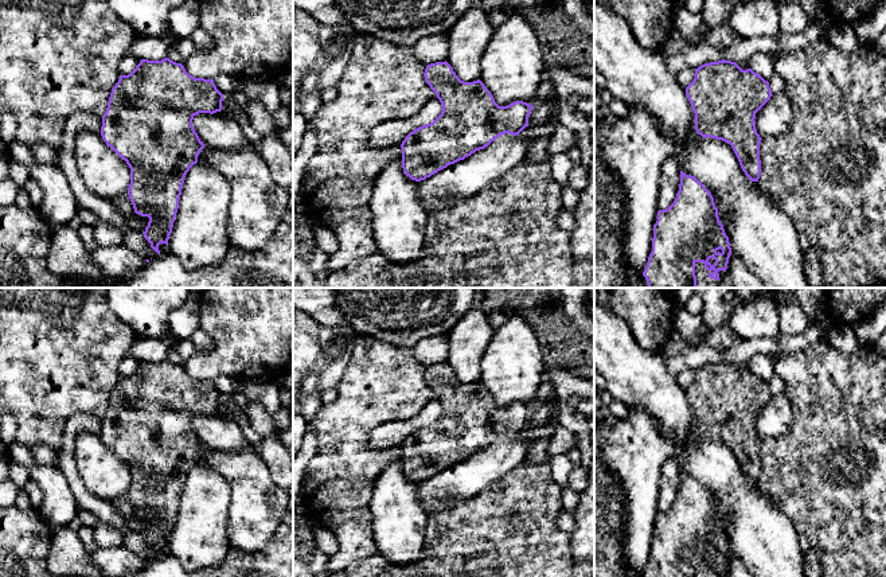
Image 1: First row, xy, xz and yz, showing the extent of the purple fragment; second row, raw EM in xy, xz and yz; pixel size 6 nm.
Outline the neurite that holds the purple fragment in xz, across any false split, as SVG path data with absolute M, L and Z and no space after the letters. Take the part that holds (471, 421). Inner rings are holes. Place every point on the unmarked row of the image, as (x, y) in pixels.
M446 362L428 366L424 378L437 395L442 413L433 424L410 433L401 445L403 475L411 482L425 482L476 452L484 451L499 437L506 434L516 437L528 428L532 406L515 402L507 408L499 408L480 381L461 382Z

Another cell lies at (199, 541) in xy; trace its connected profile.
M194 465L184 479L179 510L168 541L173 555L187 572L204 572L222 565L230 550L227 512L231 491L227 482L212 468Z

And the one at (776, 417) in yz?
M785 393L773 395L756 414L756 430L761 440L781 437L793 425L793 406Z

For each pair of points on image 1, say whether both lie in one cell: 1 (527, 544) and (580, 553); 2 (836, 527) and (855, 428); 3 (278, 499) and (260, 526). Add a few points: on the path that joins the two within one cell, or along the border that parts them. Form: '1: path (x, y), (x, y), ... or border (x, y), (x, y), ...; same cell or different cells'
1: border (569, 534), (570, 556), (574, 562); different cells
2: path (834, 503), (832, 479), (838, 452); same cell
3: path (272, 506), (260, 519); same cell

